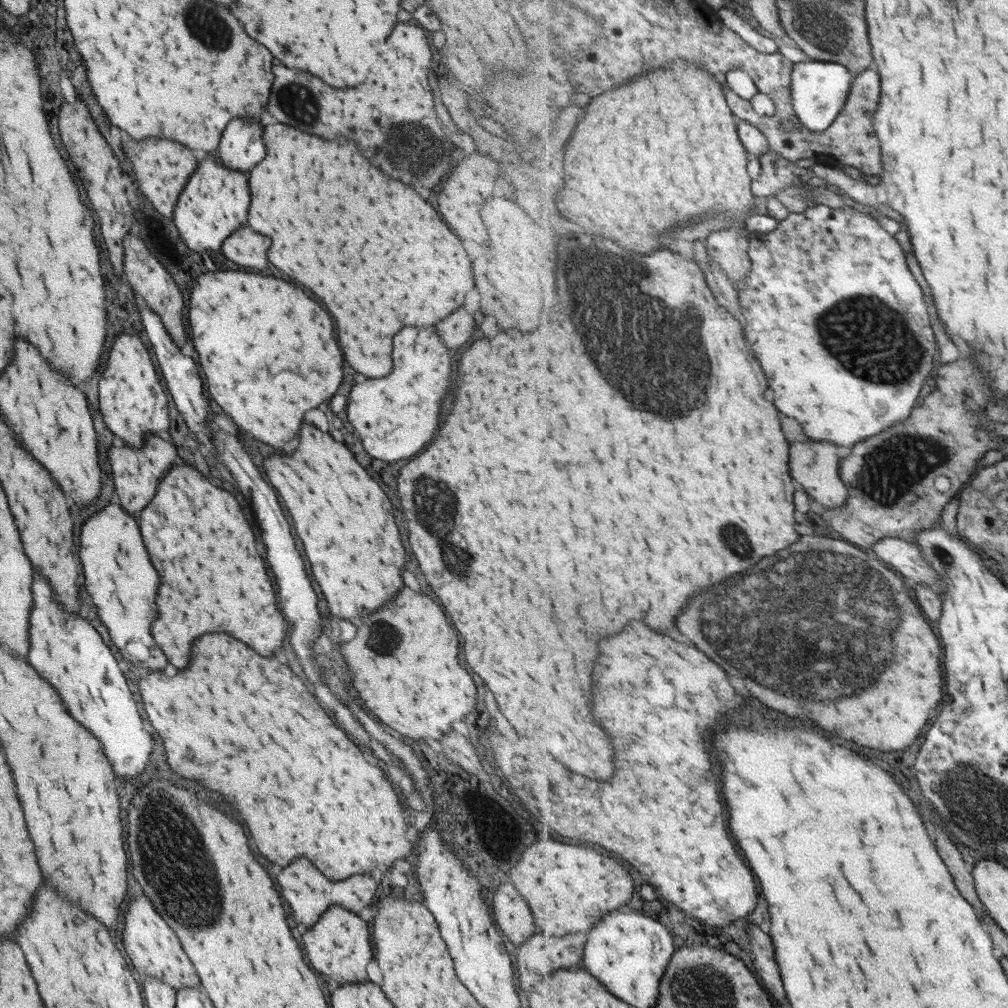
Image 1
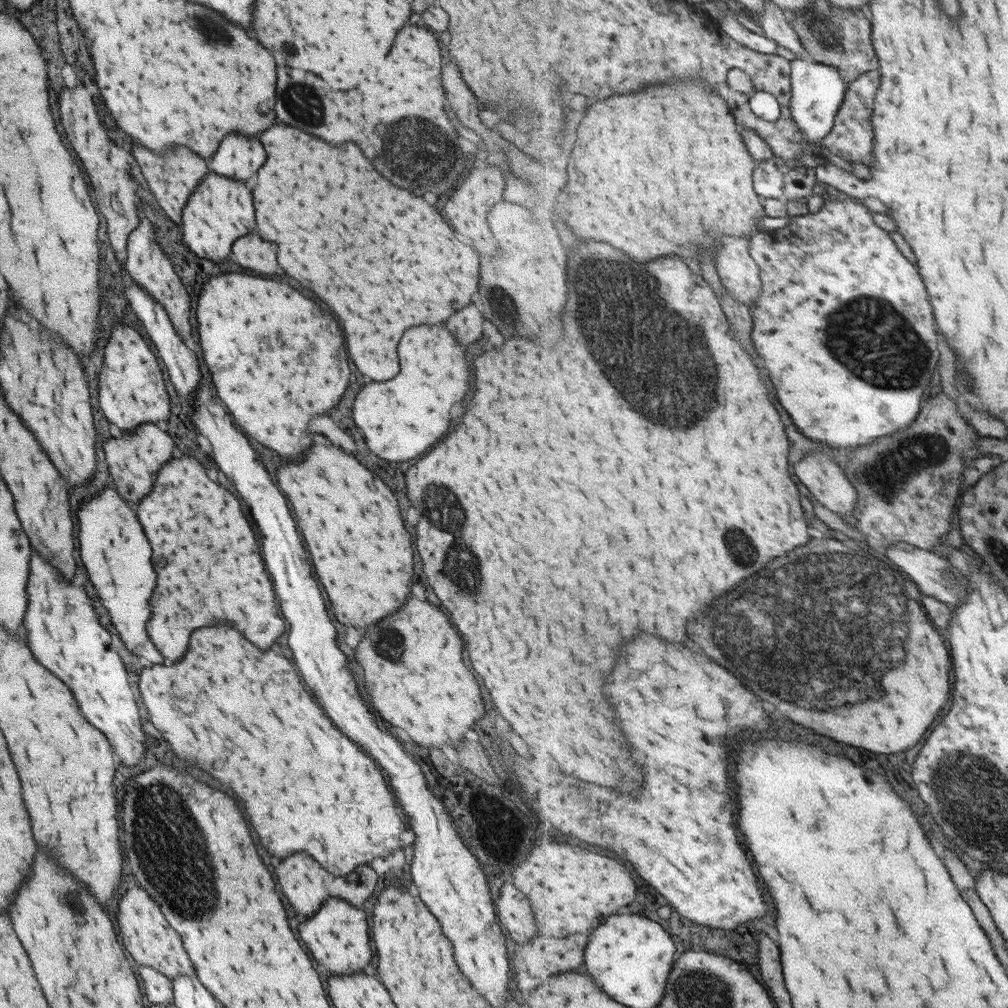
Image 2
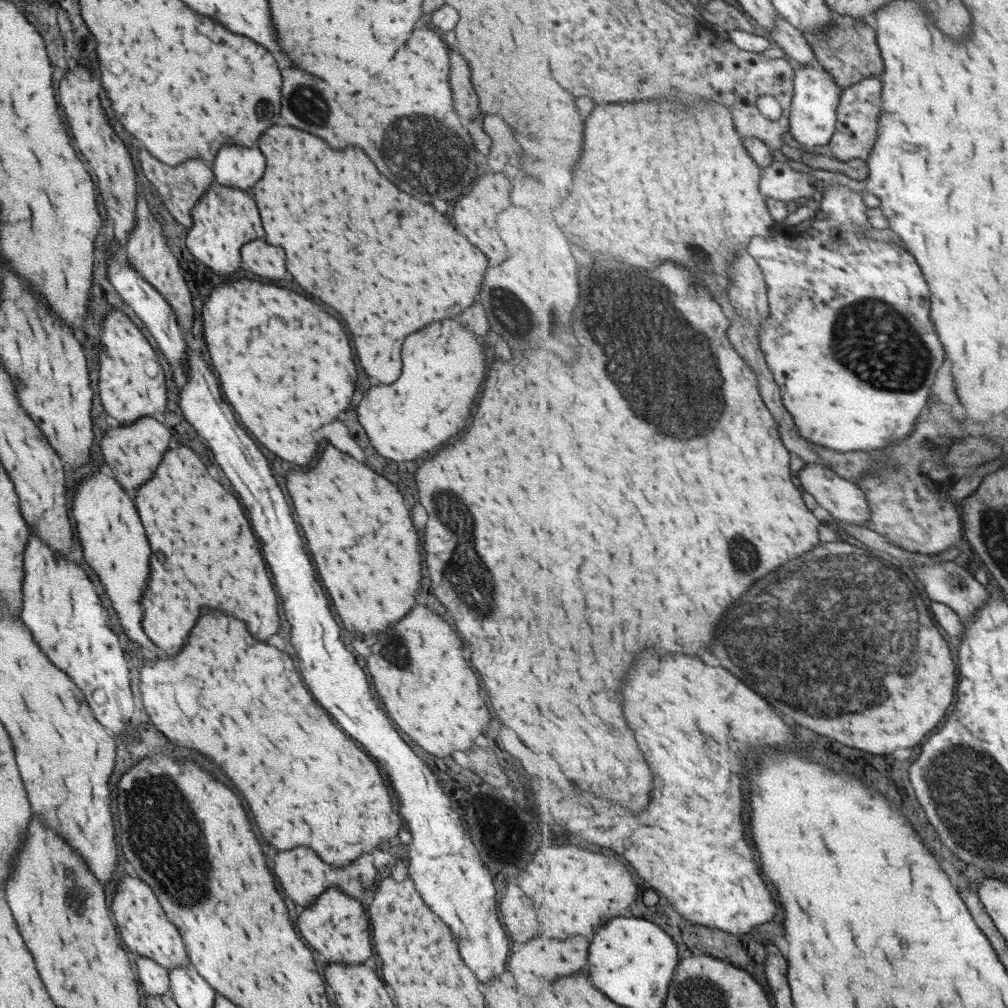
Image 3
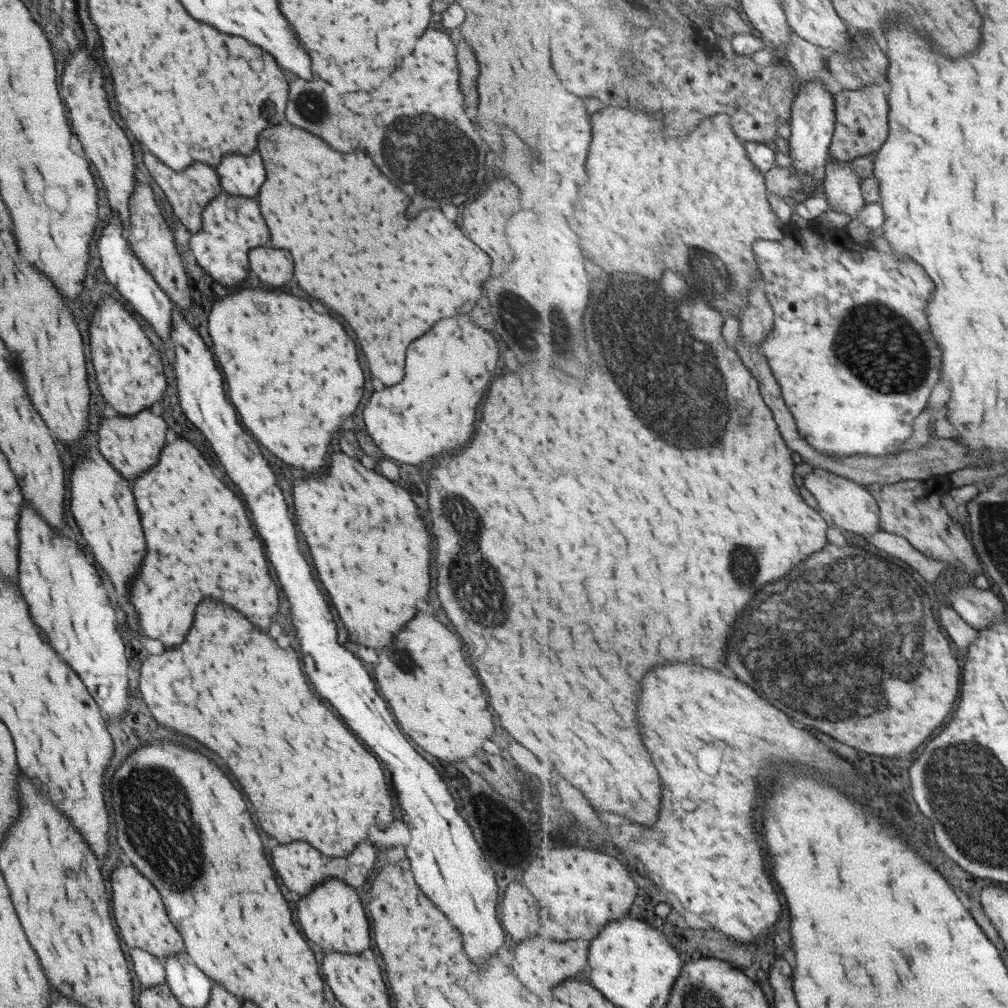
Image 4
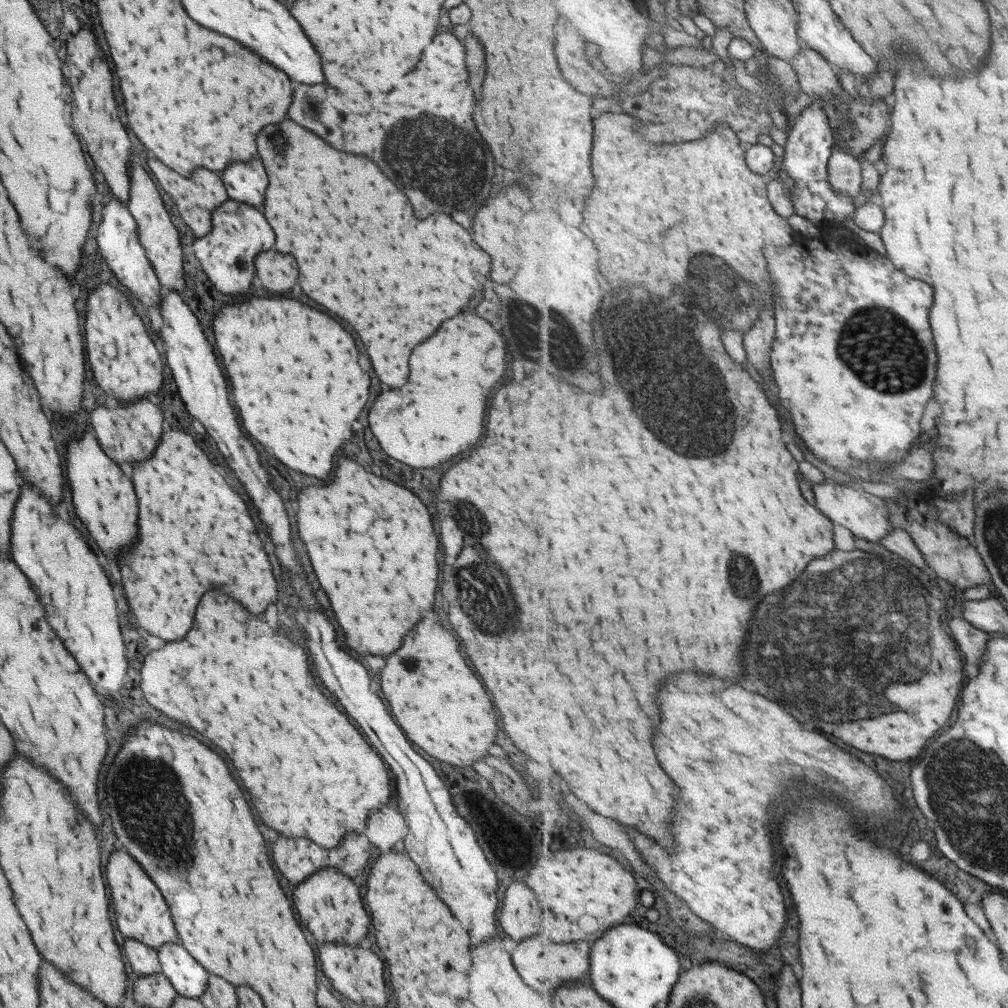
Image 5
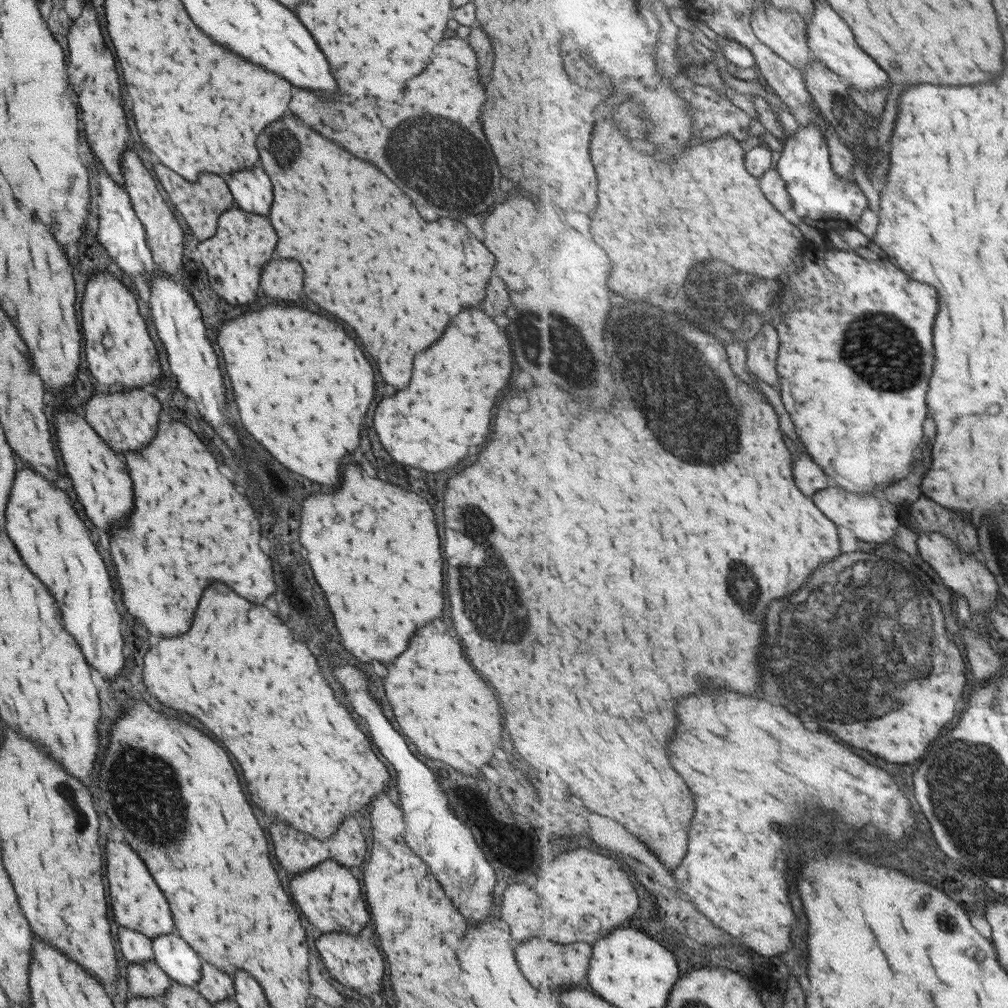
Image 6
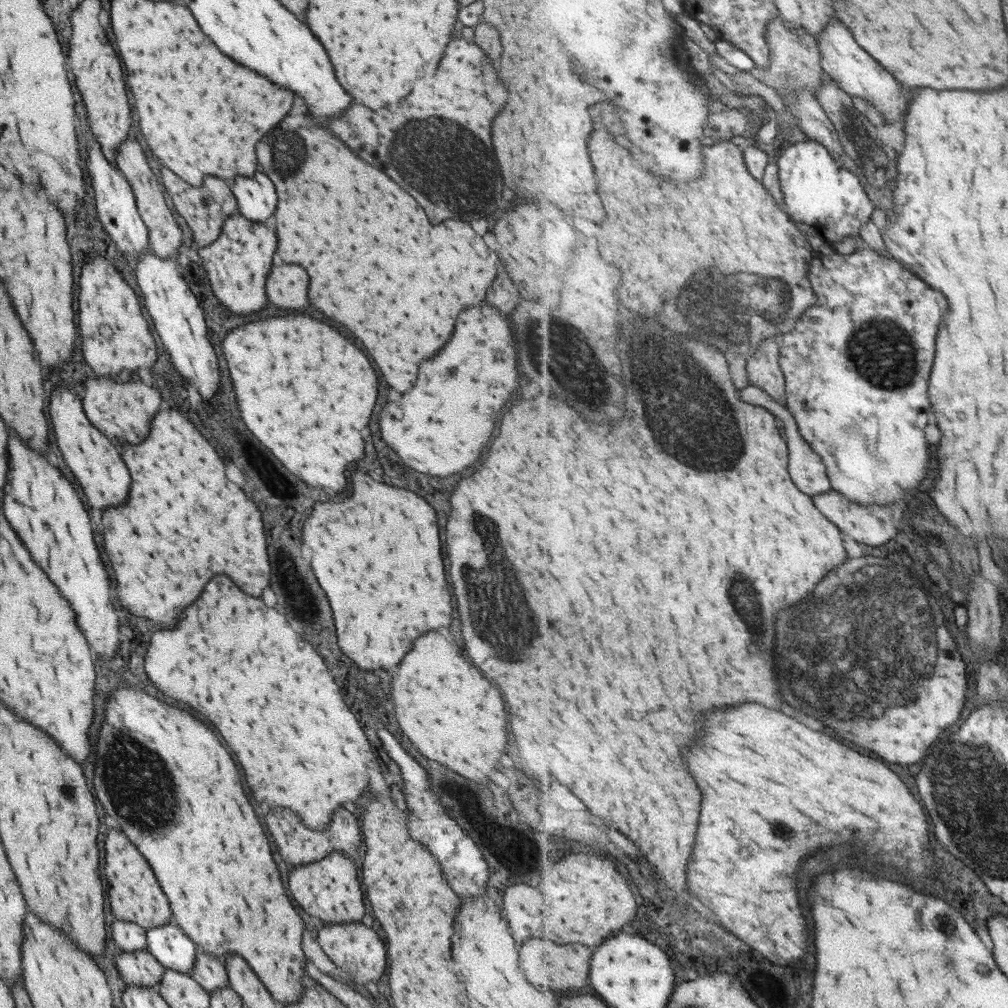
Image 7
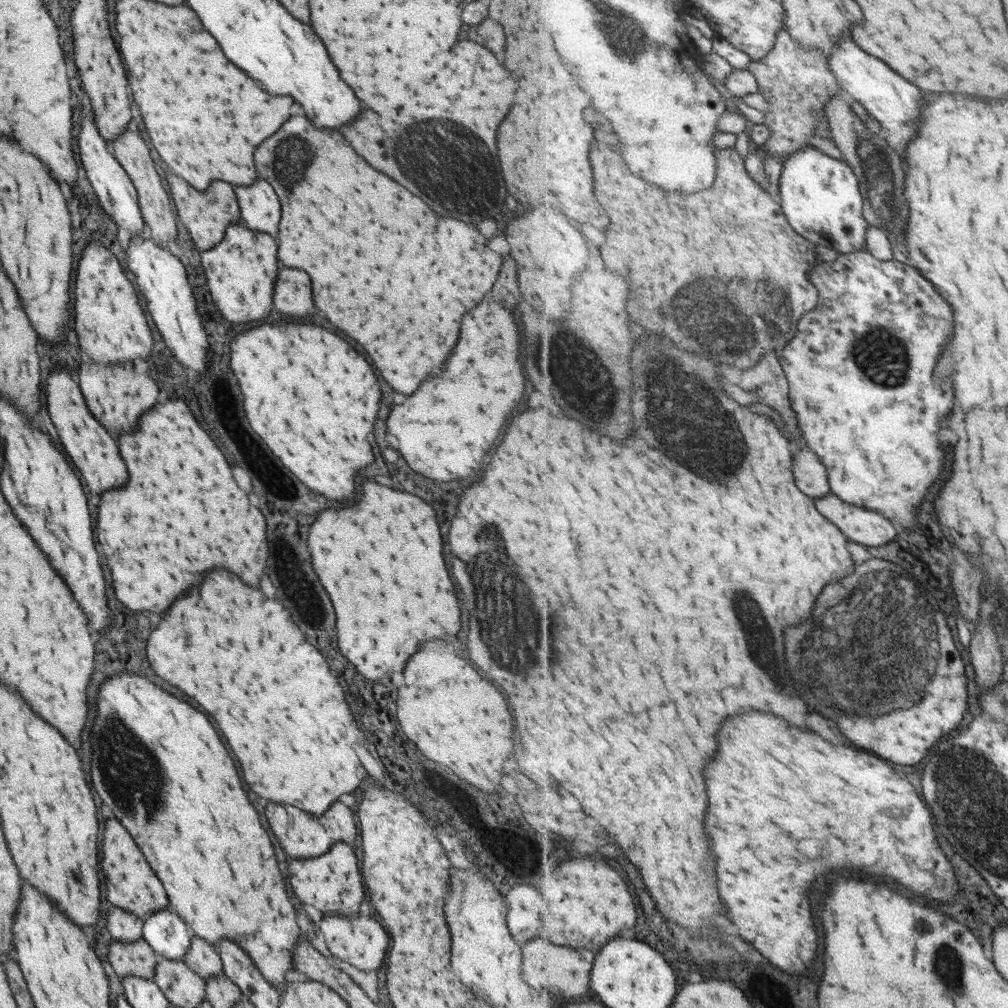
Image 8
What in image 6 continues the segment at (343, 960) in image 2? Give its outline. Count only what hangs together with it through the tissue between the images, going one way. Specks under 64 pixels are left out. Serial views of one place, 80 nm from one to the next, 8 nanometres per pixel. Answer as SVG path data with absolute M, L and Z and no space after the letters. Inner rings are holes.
M324 860L291 880L291 898L299 912L317 928L320 934L346 932L358 934L367 924L370 914L365 909L356 871L341 866L334 860Z

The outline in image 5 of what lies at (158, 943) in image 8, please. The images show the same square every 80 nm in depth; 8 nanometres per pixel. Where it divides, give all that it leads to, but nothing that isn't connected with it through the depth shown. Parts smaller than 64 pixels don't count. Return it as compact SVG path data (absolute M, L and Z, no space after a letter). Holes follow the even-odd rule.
M179 941L166 942L156 951L160 973L169 981L176 994L198 998L205 990L206 970L182 947Z

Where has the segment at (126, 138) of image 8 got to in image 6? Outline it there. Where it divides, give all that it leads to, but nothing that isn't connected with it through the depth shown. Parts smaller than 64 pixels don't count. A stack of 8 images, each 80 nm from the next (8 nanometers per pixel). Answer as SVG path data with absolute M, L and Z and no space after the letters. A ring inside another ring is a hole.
M132 148L122 153L120 169L122 170L121 176L124 179L124 188L128 194L132 211L142 224L145 242L150 250L154 265L166 276L177 274L181 267L181 252L183 252L181 245L183 233L181 232L181 227L177 225L171 210L169 210L167 204L165 204L163 198L159 195L151 174L145 170L141 160L137 158Z

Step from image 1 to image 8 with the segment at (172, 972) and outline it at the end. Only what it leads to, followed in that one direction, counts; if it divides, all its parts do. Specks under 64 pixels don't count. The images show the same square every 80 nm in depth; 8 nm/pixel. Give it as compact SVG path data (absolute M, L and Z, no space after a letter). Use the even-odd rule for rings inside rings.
M109 819L105 822L101 840L101 872L105 876L103 884L107 902L141 919L166 908L168 900L164 888L131 836L125 832L125 828L121 828L119 822Z

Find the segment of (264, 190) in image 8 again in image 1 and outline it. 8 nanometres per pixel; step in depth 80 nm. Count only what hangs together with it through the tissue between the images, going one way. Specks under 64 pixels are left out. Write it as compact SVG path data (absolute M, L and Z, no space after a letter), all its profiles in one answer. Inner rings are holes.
M231 118L225 130L221 132L221 140L217 146L217 160L221 166L231 170L249 170L263 158L265 150L261 144L261 124Z

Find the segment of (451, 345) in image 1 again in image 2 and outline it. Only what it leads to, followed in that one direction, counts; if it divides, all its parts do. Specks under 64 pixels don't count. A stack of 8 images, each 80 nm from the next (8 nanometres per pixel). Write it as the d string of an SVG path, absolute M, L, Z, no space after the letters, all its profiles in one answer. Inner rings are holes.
M469 304L469 306L457 310L455 314L451 314L445 322L445 328L449 332L453 332L453 336L461 344L471 344L473 340L477 340L481 336L481 322L483 322L481 314L477 312L477 308L473 304Z

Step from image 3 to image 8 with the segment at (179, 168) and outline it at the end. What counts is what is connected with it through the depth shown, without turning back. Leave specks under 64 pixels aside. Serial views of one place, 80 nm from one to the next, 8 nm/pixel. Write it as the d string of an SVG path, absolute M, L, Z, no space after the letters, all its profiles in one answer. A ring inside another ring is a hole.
M171 170L166 174L165 182L169 186L171 200L175 204L177 216L182 224L186 227L189 236L197 251L208 251L213 245L216 245L224 235L225 227L228 224L241 223L238 204L232 185L222 180L212 180L204 191L195 190L185 180L175 176Z

